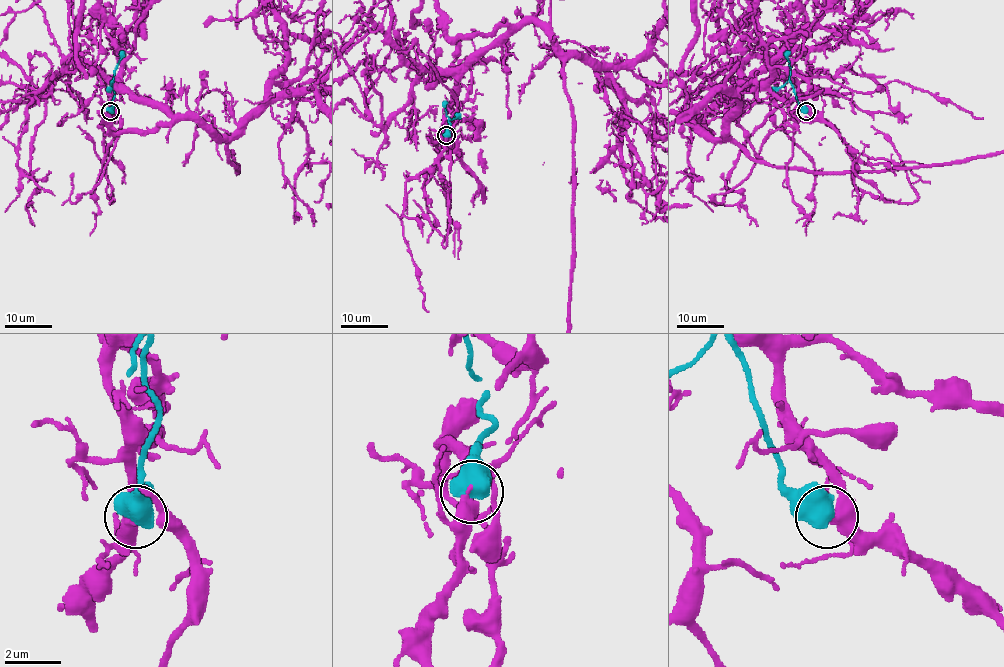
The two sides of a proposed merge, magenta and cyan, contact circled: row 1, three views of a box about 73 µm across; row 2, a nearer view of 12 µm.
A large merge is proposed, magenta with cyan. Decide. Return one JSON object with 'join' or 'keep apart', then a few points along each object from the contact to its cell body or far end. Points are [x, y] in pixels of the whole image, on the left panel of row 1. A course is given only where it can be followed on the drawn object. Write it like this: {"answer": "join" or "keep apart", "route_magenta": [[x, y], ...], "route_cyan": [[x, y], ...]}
{"answer": "keep apart", "route_cyan": [[110, 112], [115, 95], [115, 68], [123, 50]]}

